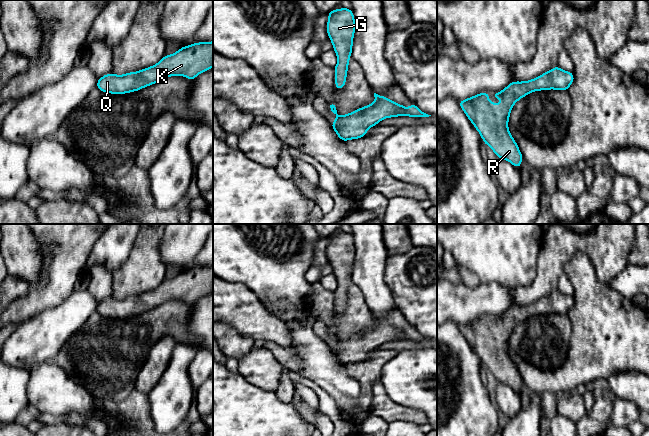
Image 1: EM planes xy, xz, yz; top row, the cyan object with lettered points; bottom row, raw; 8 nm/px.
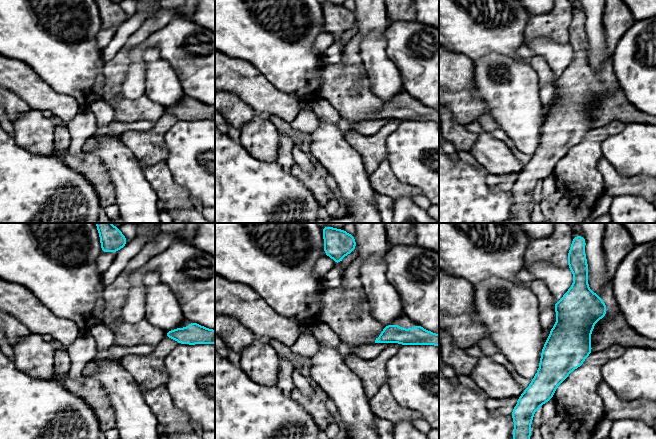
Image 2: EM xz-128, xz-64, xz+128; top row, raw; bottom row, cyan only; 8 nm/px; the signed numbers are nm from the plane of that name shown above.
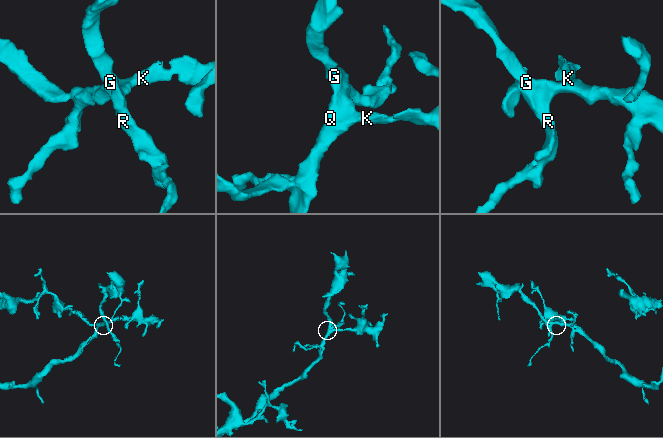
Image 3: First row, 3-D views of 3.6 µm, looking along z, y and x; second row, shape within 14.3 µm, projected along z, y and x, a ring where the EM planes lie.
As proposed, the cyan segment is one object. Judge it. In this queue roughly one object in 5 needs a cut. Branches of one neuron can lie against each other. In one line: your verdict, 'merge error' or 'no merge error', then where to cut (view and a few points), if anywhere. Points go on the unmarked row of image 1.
no merge error; cut none

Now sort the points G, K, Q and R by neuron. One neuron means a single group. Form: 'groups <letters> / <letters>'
groups G K Q R

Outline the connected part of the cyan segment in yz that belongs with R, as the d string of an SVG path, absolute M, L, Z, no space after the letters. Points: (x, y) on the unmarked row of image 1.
M556 290L535 303L513 305L503 315L494 316L493 322L503 324L500 329L488 325L488 315L466 324L459 324L458 327L480 357L483 366L492 372L498 383L505 383L520 393L523 380L508 353L513 329L534 315L549 313L568 315L573 306L573 296L564 295Z

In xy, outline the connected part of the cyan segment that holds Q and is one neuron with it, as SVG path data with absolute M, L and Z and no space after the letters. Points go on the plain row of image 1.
M213 265L197 266L189 270L181 271L172 279L165 279L161 285L152 291L144 292L138 296L129 296L124 299L114 299L112 296L98 303L96 311L105 317L126 318L135 316L146 310L157 307L169 300L186 300L188 304L194 304L198 298L213 291Z

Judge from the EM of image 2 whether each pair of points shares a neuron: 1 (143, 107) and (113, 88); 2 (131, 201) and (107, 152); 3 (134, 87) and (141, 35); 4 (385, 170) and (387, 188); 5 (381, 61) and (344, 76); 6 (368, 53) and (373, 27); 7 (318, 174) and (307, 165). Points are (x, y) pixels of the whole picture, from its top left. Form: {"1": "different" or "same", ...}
{"1": "same", "2": "same", "3": "different", "4": "same", "5": "different", "6": "same", "7": "different"}

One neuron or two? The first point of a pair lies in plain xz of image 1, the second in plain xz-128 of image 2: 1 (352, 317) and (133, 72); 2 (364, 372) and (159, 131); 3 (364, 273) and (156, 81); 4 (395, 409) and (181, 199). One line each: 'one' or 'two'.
1: two
2: one
3: one
4: one

